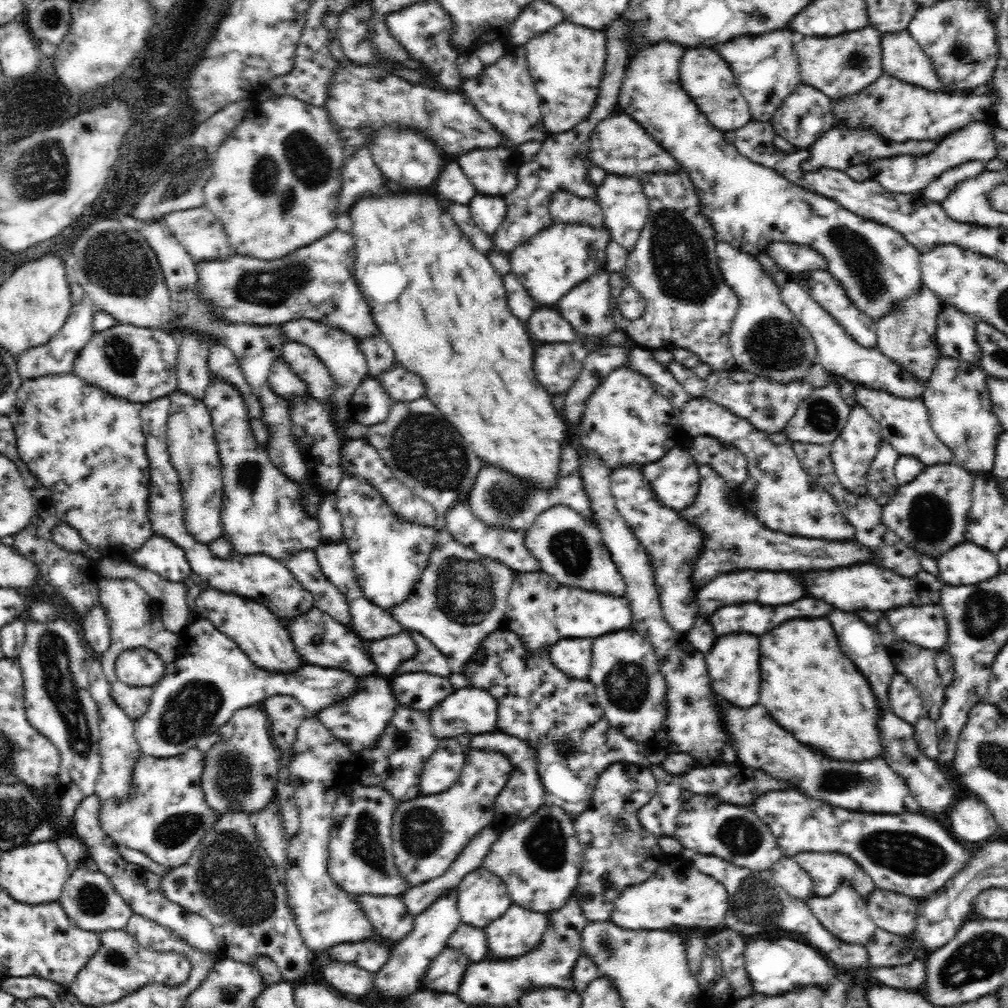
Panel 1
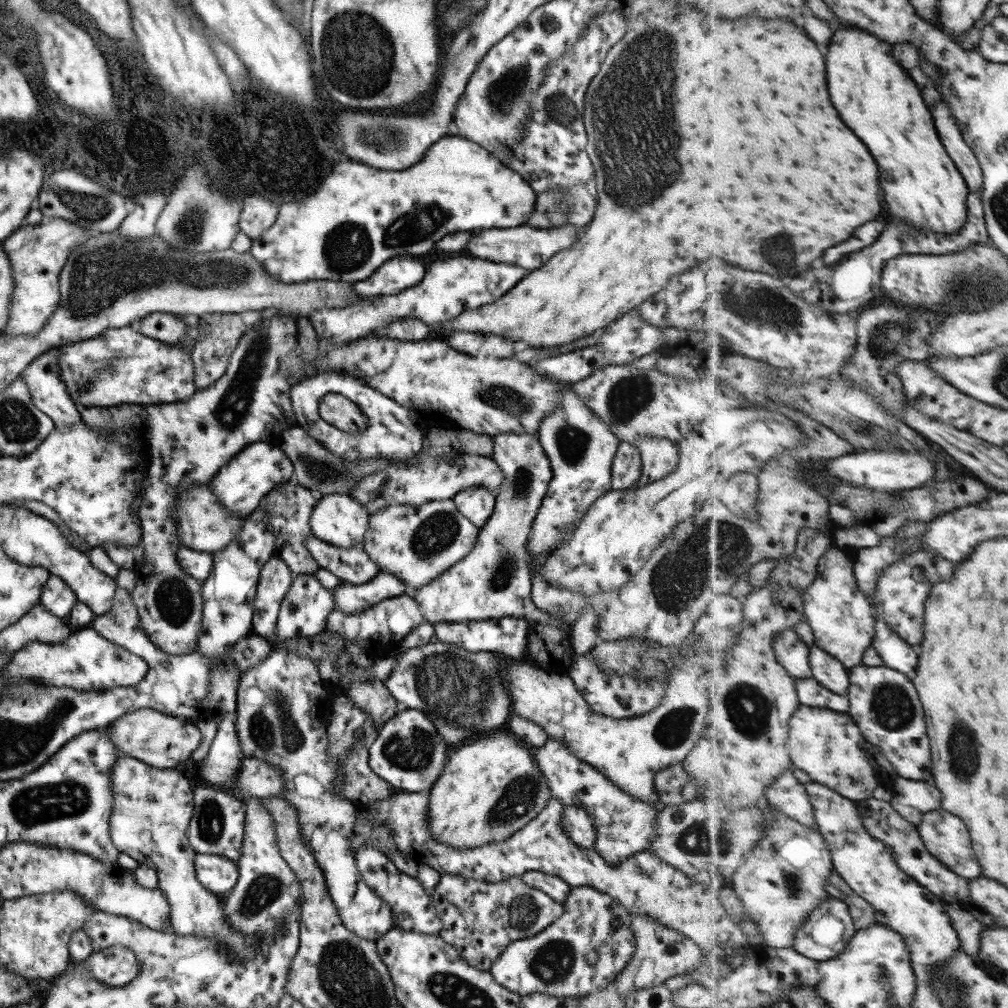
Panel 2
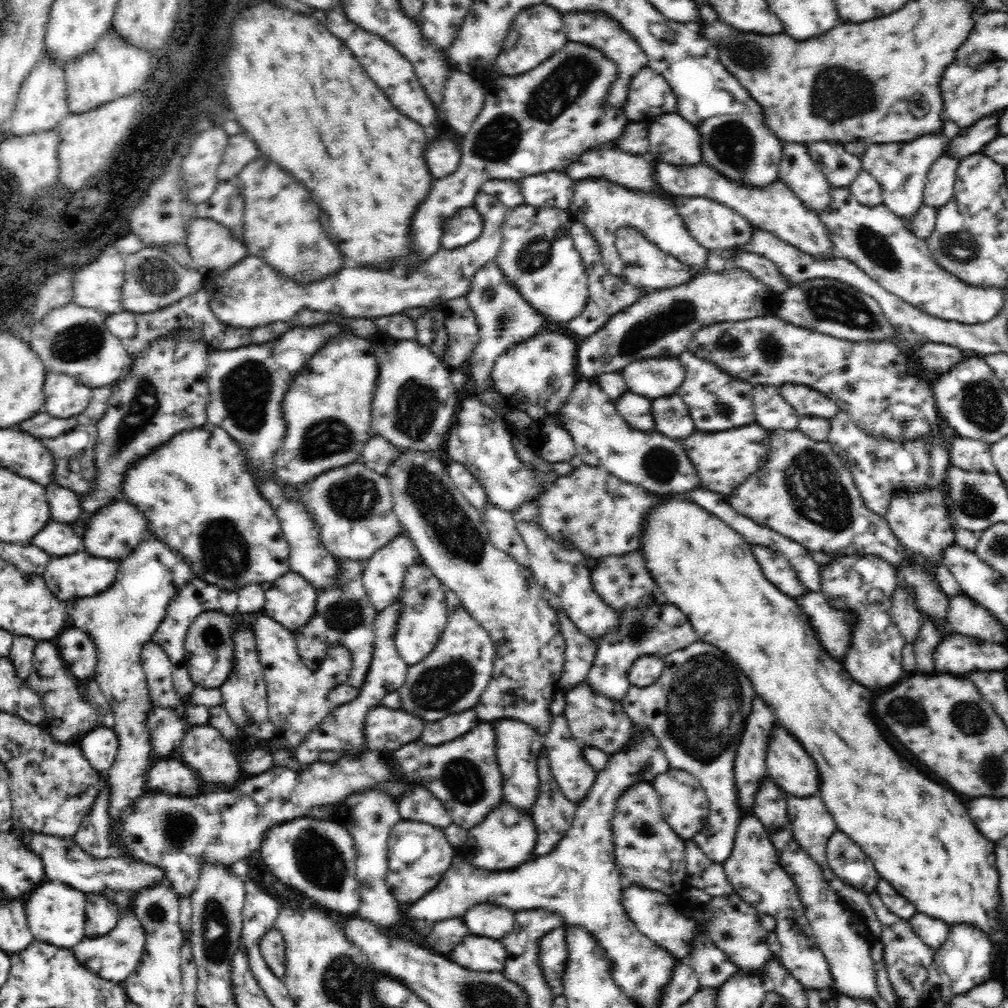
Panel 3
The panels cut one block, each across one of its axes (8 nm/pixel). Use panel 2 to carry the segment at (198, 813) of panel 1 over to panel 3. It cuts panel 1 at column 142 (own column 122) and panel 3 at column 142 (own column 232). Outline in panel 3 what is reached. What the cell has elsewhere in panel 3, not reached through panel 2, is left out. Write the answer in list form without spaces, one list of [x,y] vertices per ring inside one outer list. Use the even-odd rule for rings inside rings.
[[[130,910],[120,917],[117,926],[109,934],[94,938],[85,937],[72,948],[72,951],[78,963],[81,963],[88,971],[92,971],[94,975],[104,981],[122,984],[142,961],[146,938],[139,918],[134,915],[134,911]]]

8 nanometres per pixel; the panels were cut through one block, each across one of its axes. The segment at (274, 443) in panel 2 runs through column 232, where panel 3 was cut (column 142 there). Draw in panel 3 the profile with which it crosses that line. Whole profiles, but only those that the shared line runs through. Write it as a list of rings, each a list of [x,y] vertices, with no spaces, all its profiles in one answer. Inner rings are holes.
[[[204,425],[199,428],[183,431],[176,436],[172,437],[170,442],[158,446],[153,454],[147,456],[144,460],[138,460],[127,470],[126,478],[124,481],[124,493],[123,498],[130,503],[137,505],[140,510],[147,516],[149,522],[150,531],[156,537],[162,539],[167,546],[170,546],[171,550],[175,551],[175,554],[180,554],[194,571],[196,577],[216,585],[222,589],[234,590],[242,588],[244,585],[250,583],[262,583],[262,582],[274,582],[277,578],[280,578],[283,574],[290,572],[290,546],[288,541],[282,535],[282,529],[280,528],[280,521],[274,513],[270,501],[266,501],[257,490],[255,486],[255,478],[253,474],[248,470],[247,457],[241,450],[241,447],[230,437],[226,431],[221,427],[213,425]]]

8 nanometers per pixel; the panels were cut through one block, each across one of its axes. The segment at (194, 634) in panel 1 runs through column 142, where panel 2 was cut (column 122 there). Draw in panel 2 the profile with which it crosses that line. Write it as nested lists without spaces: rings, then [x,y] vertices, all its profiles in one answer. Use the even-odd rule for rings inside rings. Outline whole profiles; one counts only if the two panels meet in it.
[[[151,708],[138,709],[116,718],[104,726],[106,736],[114,743],[121,755],[128,755],[154,768],[175,769],[179,763],[190,759],[190,755],[201,743],[202,735],[193,720],[184,716],[167,715]]]

